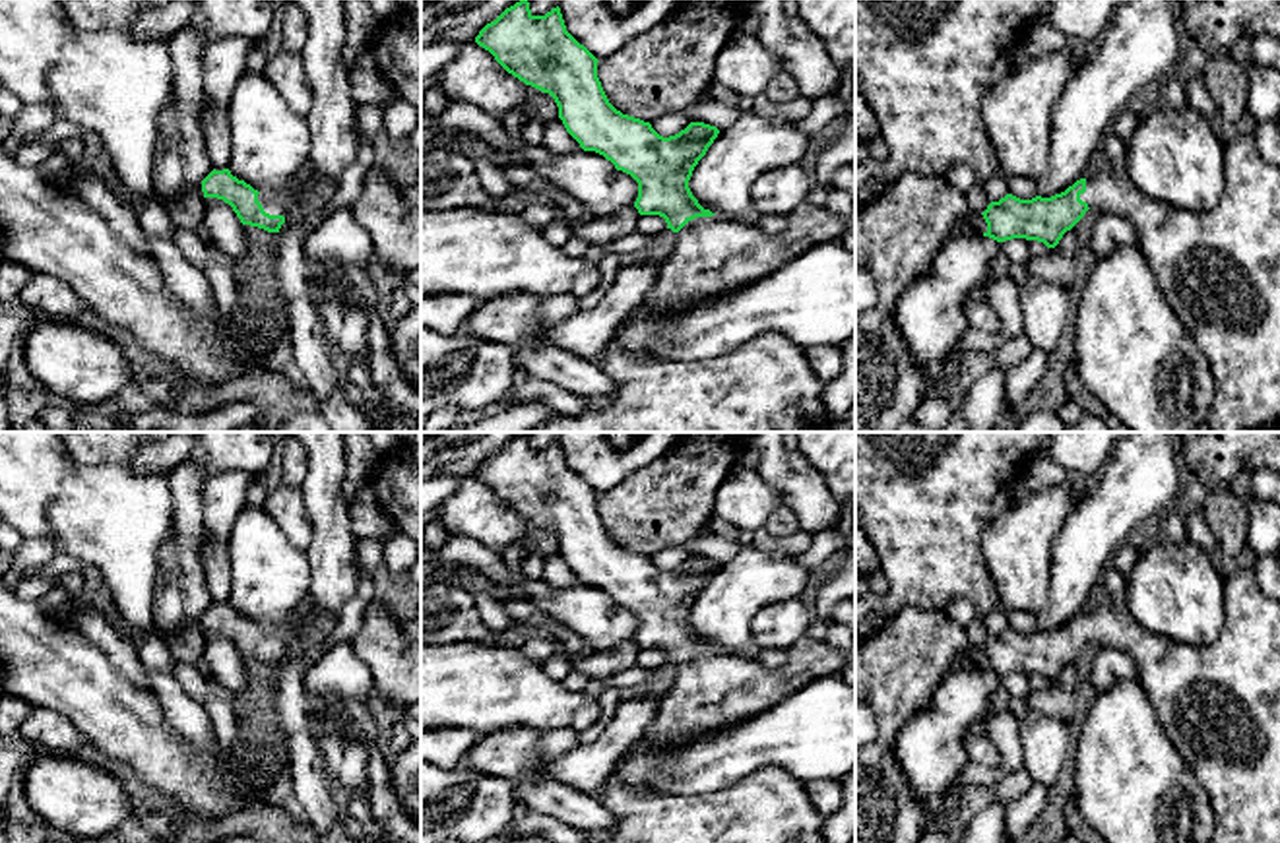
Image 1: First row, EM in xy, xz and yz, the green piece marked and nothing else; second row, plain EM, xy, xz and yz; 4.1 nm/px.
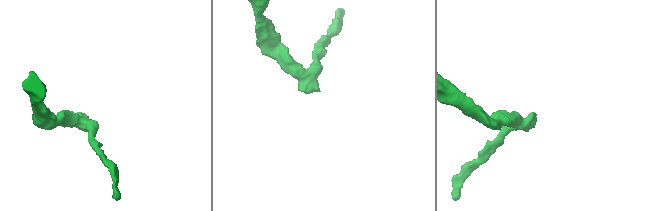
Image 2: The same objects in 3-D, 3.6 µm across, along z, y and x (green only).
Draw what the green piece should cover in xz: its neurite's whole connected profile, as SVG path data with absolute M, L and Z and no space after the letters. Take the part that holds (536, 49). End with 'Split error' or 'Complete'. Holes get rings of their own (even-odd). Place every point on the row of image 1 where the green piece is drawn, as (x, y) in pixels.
M520 0L487 23L475 43L508 74L549 93L580 147L603 155L638 182L638 213L663 217L677 234L677 246L661 262L642 308L669 312L745 287L848 231L846 219L807 202L776 234L764 233L751 217L725 221L704 209L688 180L720 130L690 122L663 138L650 122L617 110L597 78L599 60L566 31L559 6L533 16L529 2Z. Split error

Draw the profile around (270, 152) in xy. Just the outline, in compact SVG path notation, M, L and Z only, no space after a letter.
M256 70L244 72L237 81L229 103L229 124L233 130L231 174L260 194L273 194L287 205L295 205L303 213L308 211L314 203L306 188L310 178L310 130L306 116L295 114L266 76Z

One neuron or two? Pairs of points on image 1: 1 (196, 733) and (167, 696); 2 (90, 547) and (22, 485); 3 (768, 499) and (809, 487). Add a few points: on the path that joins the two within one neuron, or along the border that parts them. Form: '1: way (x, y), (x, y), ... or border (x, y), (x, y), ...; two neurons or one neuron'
1: way (192, 723), (177, 706); one neuron
2: way (90, 526), (59, 495), (43, 493); one neuron
3: border (755, 469), (784, 504); two neurons

